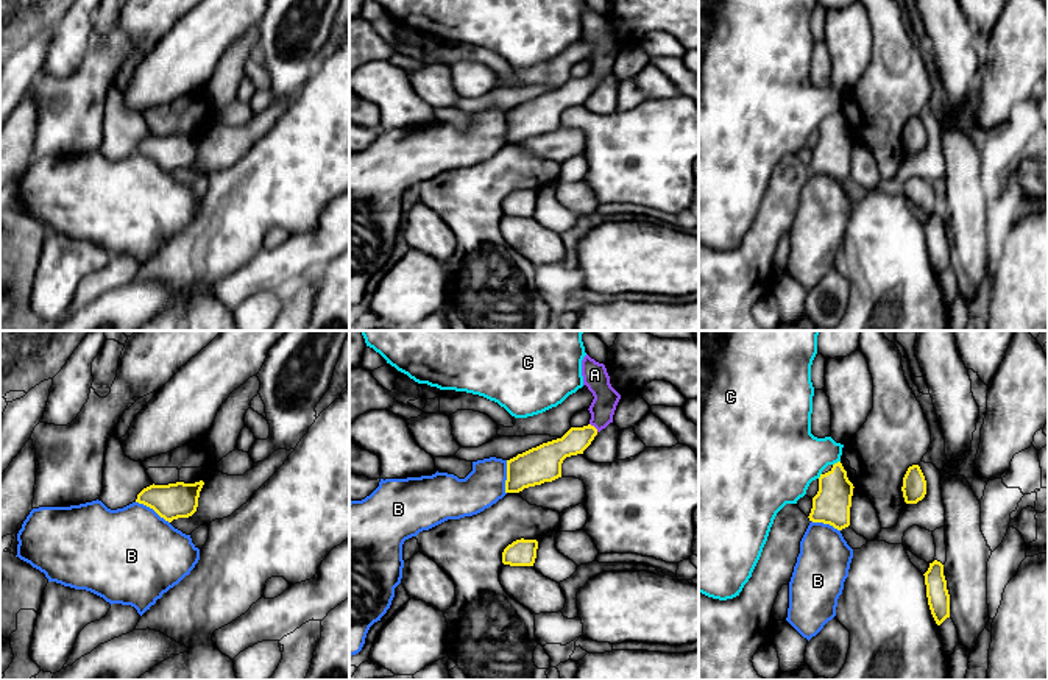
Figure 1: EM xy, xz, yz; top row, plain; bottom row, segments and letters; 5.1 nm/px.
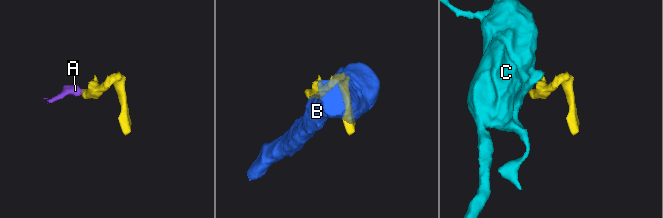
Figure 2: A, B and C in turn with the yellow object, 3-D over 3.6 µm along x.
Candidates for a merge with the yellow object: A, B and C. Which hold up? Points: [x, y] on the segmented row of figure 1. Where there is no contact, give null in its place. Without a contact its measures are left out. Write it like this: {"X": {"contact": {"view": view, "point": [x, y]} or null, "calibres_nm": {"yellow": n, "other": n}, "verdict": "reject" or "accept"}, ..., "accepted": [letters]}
{"A": {"contact": {"view": "xz", "point": [594, 428]}, "calibres_nm": {"yellow": 140, "other": 130}, "verdict": "accept"}, "B": {"contact": {"view": "xy", "point": [153, 509]}, "calibres_nm": {"yellow": 180, "other": 460}, "verdict": "reject"}, "C": {"contact": {"view": "yz", "point": [838, 462]}, "calibres_nm": {"yellow": 190, "other": 340}, "verdict": "reject"}, "accepted": ["A"]}

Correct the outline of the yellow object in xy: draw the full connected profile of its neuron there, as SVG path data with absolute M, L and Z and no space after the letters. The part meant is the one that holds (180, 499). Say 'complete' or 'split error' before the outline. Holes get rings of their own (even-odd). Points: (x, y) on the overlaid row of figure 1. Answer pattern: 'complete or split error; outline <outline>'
complete; outline M203 480L195 483L153 483L137 494L136 502L153 508L161 518L172 522L178 518L189 518L196 512L203 485Z

